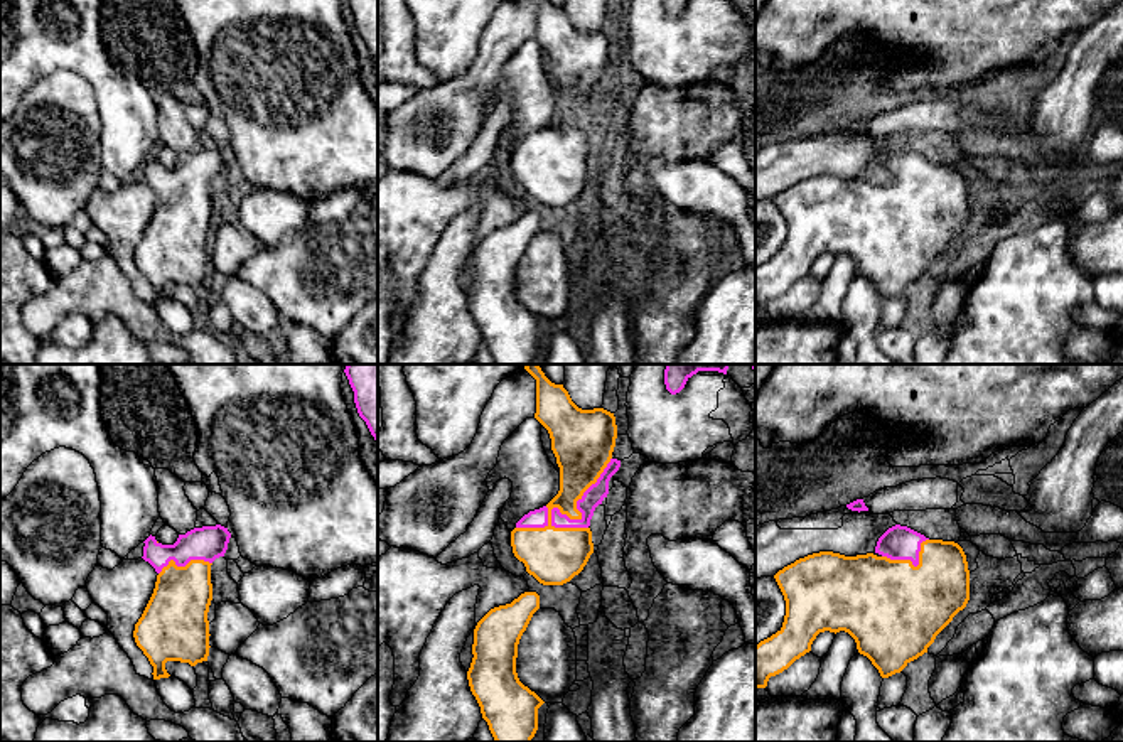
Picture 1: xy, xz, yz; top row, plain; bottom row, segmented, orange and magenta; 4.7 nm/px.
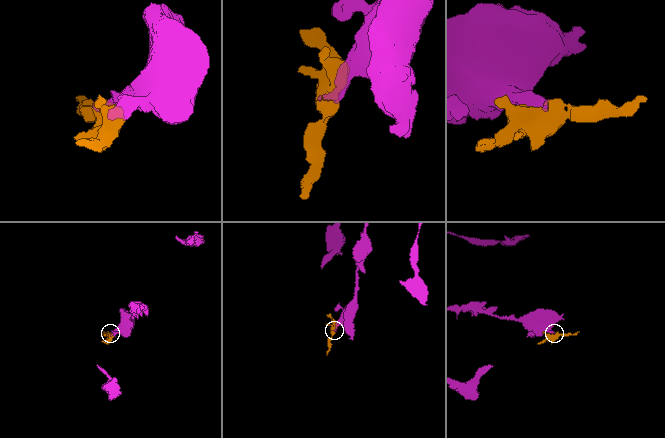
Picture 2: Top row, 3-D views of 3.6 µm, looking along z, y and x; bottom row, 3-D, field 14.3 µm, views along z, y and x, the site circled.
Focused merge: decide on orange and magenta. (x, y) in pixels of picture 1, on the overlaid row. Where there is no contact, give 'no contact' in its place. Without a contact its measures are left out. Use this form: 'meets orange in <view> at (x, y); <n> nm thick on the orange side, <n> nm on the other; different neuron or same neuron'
meets orange in xz at (574, 518); 280 nm thick on the orange side, 90 nm on the other; same neuron

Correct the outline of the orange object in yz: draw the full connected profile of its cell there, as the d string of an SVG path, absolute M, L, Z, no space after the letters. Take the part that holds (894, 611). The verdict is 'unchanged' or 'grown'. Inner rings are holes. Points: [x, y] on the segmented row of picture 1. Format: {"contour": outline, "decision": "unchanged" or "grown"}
{"contour": "M895 524L877 541L875 551L845 556L819 551L796 560L774 575L784 600L782 627L755 646L755 688L766 688L771 676L787 669L796 659L811 651L819 632L848 632L860 654L867 656L882 678L900 673L934 643L936 636L963 610L970 600L970 570L963 548L954 541L929 540L924 535Z", "decision": "grown"}

